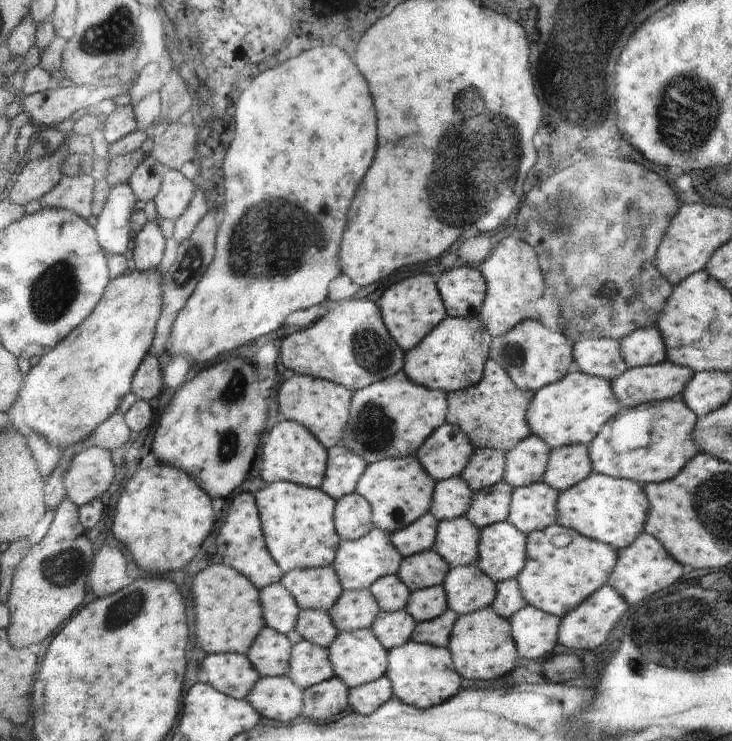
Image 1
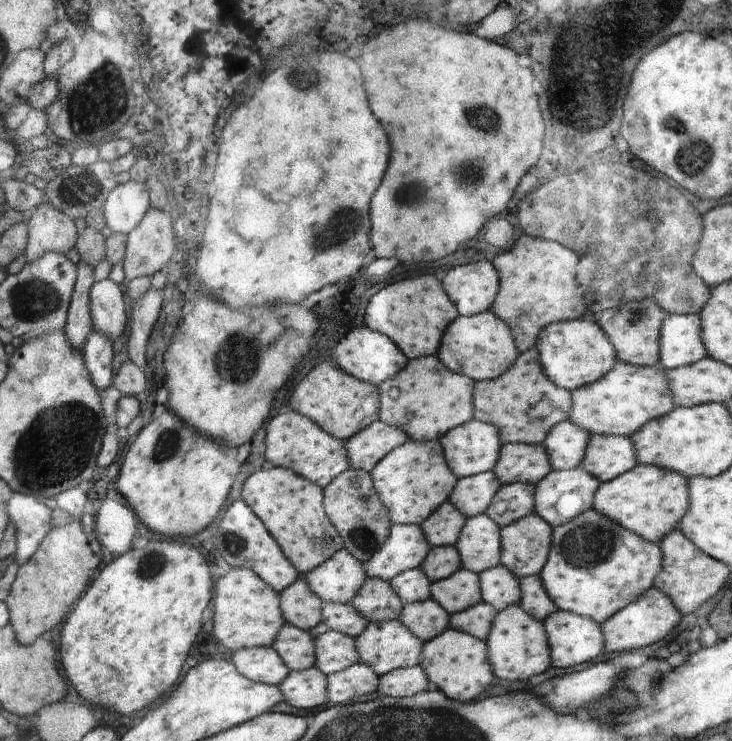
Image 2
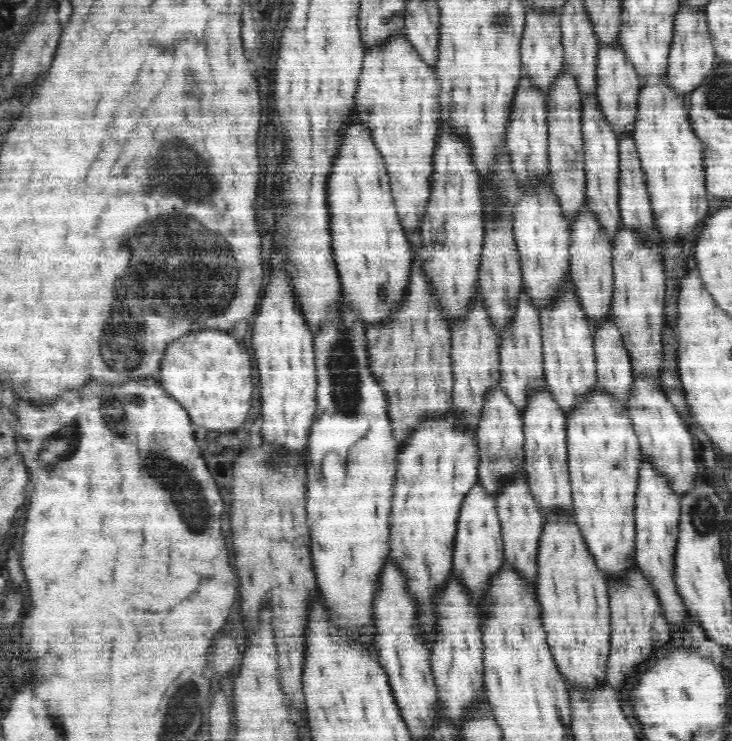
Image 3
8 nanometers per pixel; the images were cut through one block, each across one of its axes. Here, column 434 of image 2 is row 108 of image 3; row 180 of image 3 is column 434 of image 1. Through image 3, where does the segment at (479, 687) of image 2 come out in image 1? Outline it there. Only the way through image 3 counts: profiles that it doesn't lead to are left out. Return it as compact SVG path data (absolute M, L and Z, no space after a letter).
M414 638L399 648L389 650L385 677L391 682L394 698L417 709L430 709L431 706L439 705L444 700L450 700L458 693L458 688L462 684L451 651L444 647L417 643Z

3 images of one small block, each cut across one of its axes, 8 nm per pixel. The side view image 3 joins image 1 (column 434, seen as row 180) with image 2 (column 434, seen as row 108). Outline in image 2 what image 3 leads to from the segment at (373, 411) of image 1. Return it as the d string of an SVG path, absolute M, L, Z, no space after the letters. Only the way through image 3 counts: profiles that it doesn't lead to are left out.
M437 355L412 358L408 360L404 369L399 370L394 377L378 386L381 398L379 420L398 427L411 441L439 441L440 437L444 437L452 429L474 418L475 381L465 374L448 369Z

